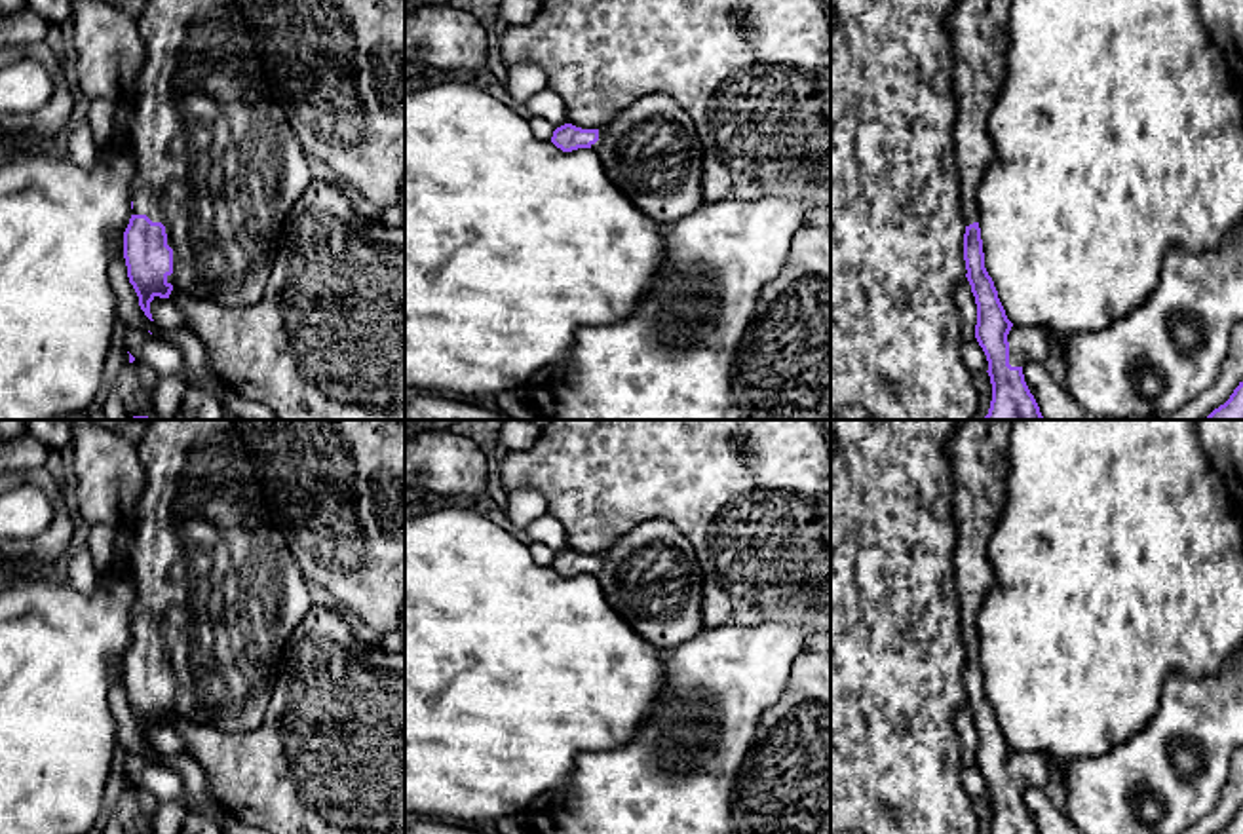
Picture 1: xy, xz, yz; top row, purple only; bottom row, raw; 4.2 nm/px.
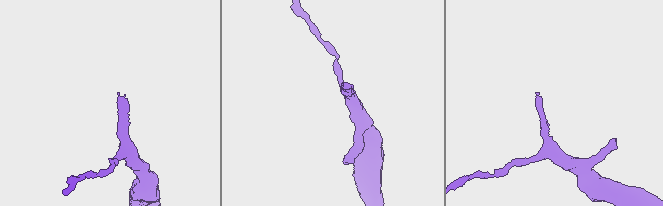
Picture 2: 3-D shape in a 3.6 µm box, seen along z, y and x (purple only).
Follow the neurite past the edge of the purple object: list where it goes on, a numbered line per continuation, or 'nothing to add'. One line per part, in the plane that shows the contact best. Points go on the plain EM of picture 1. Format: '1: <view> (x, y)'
1: xy (217, 589)

